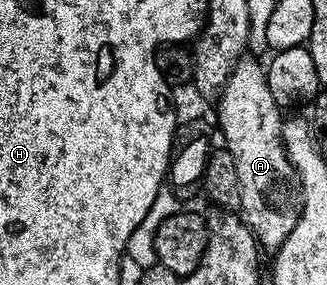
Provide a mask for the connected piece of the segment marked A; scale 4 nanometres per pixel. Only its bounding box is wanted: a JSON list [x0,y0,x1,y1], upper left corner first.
[218,57,301,253]

